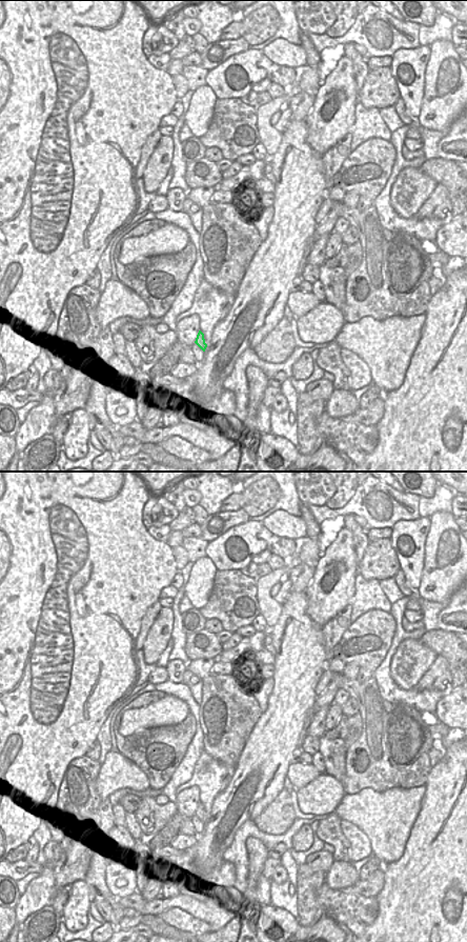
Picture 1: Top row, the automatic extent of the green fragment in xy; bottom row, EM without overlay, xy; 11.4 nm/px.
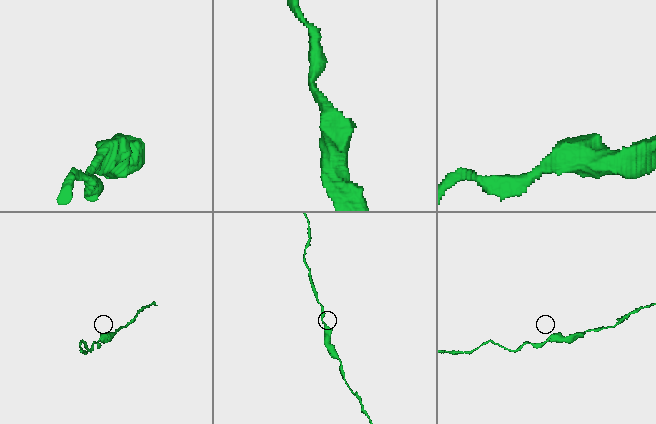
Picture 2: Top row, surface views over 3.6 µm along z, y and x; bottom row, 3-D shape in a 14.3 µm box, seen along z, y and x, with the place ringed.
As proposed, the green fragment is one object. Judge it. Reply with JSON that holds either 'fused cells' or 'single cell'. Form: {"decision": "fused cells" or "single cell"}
{"decision": "single cell"}

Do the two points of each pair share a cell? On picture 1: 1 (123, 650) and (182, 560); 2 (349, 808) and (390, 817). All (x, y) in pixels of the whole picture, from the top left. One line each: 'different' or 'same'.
1: different
2: same

